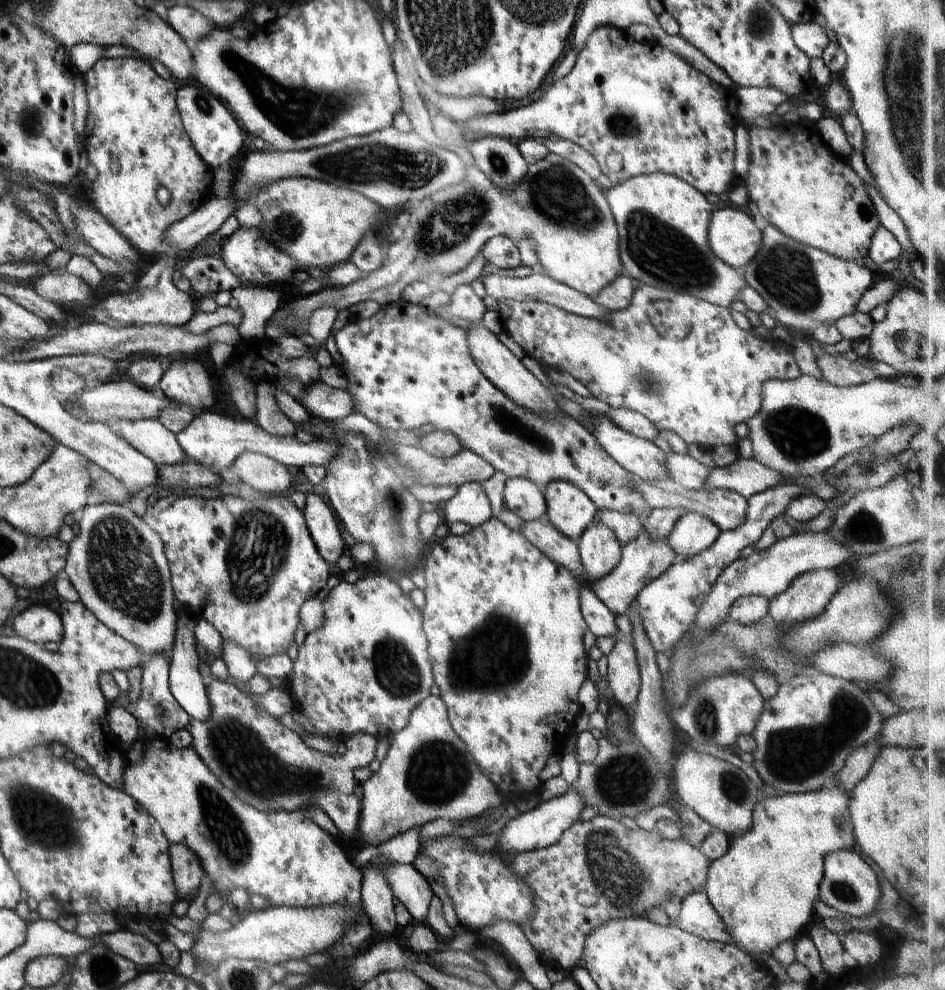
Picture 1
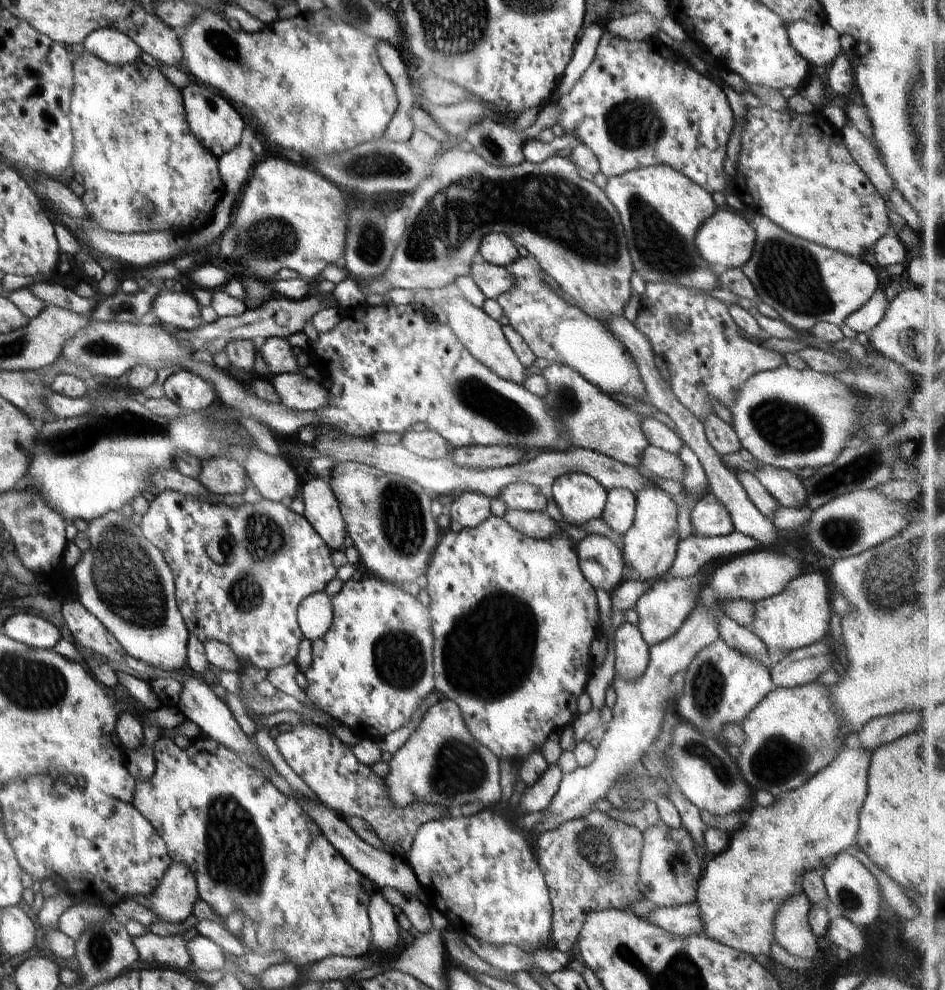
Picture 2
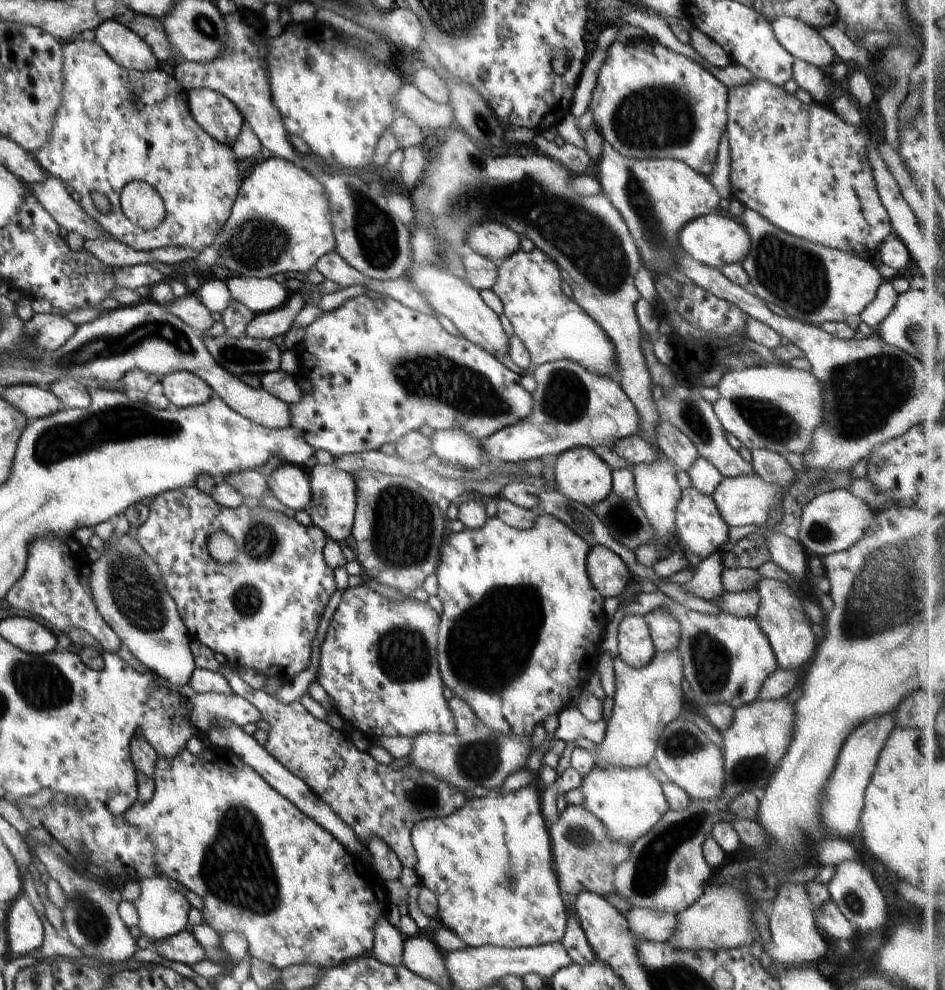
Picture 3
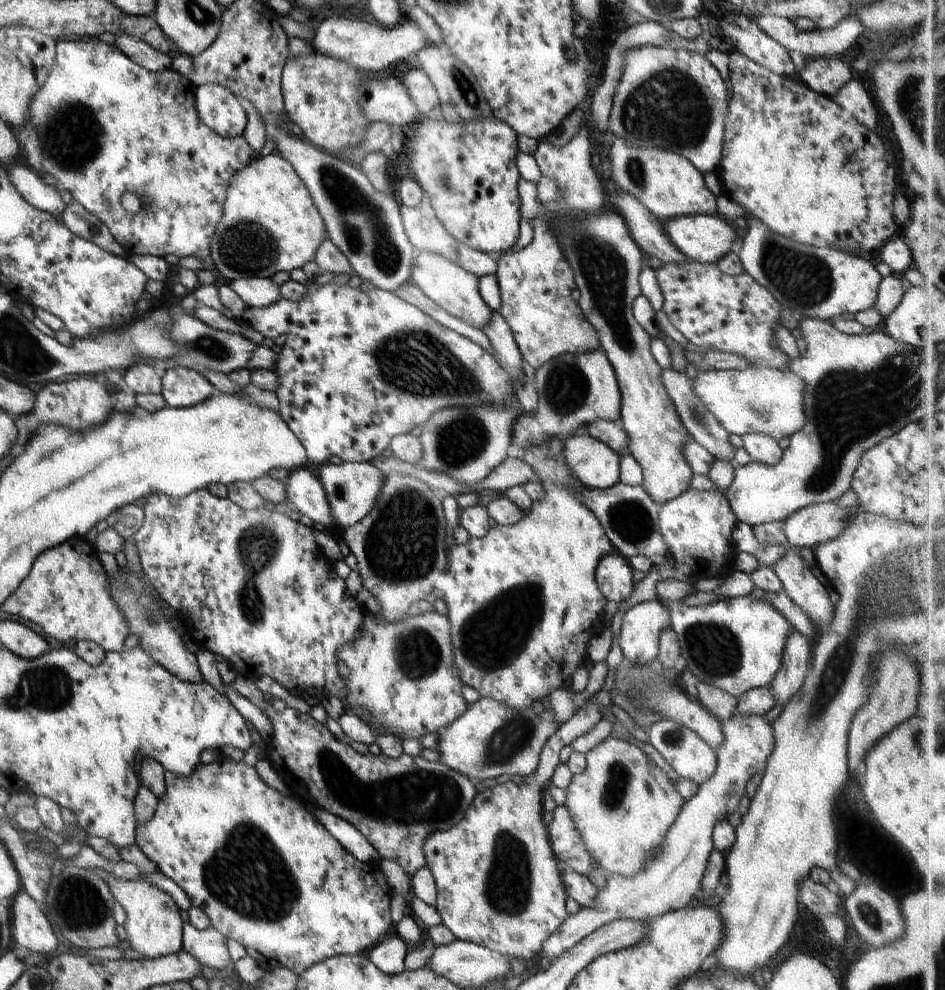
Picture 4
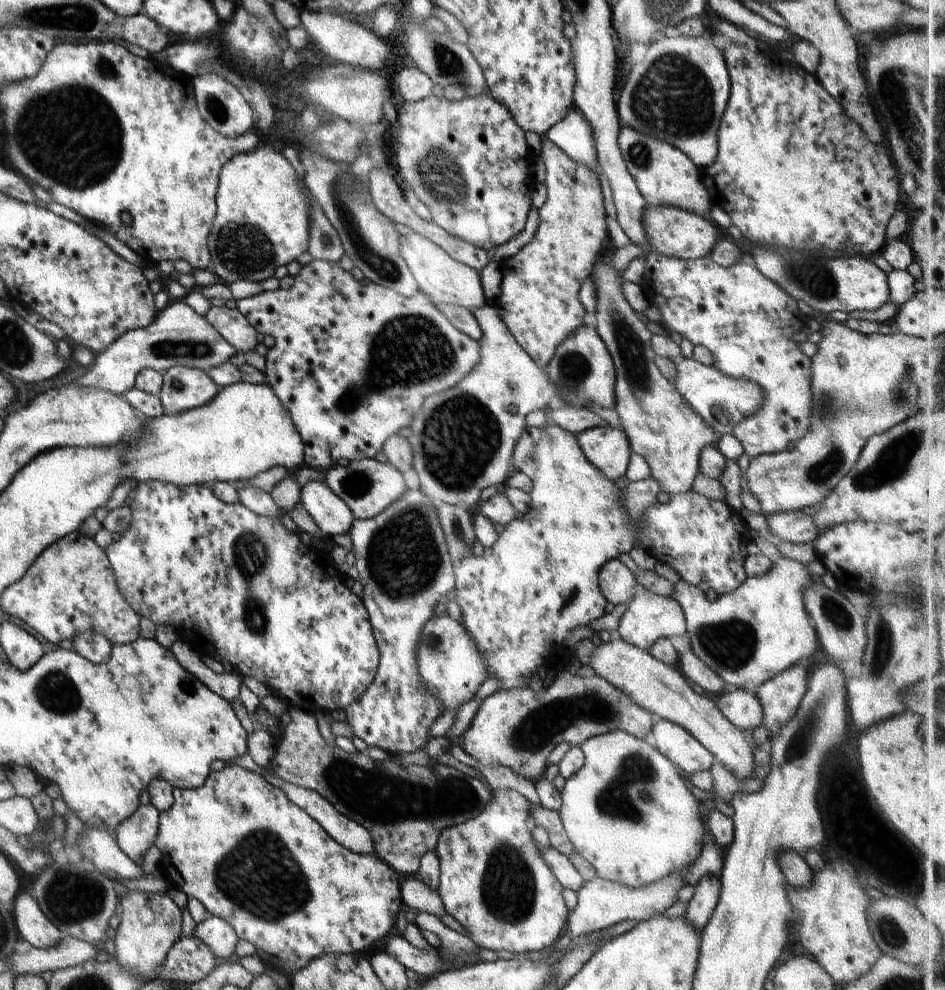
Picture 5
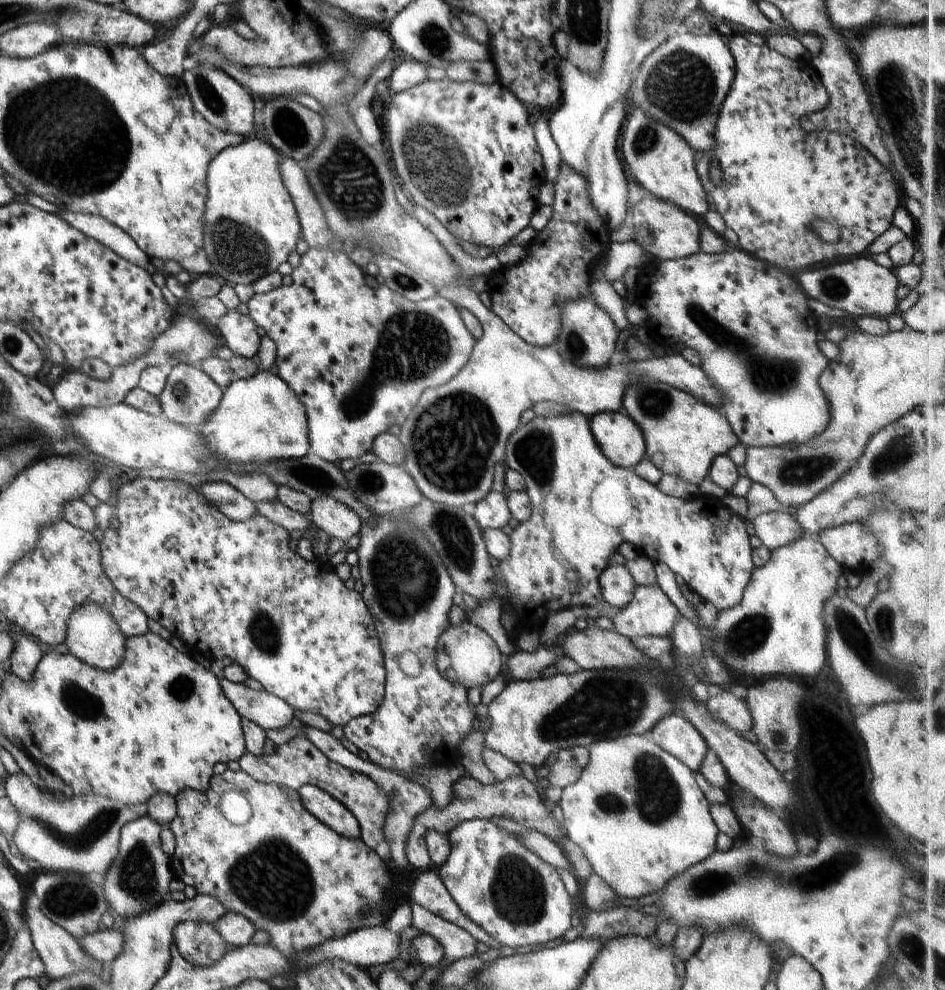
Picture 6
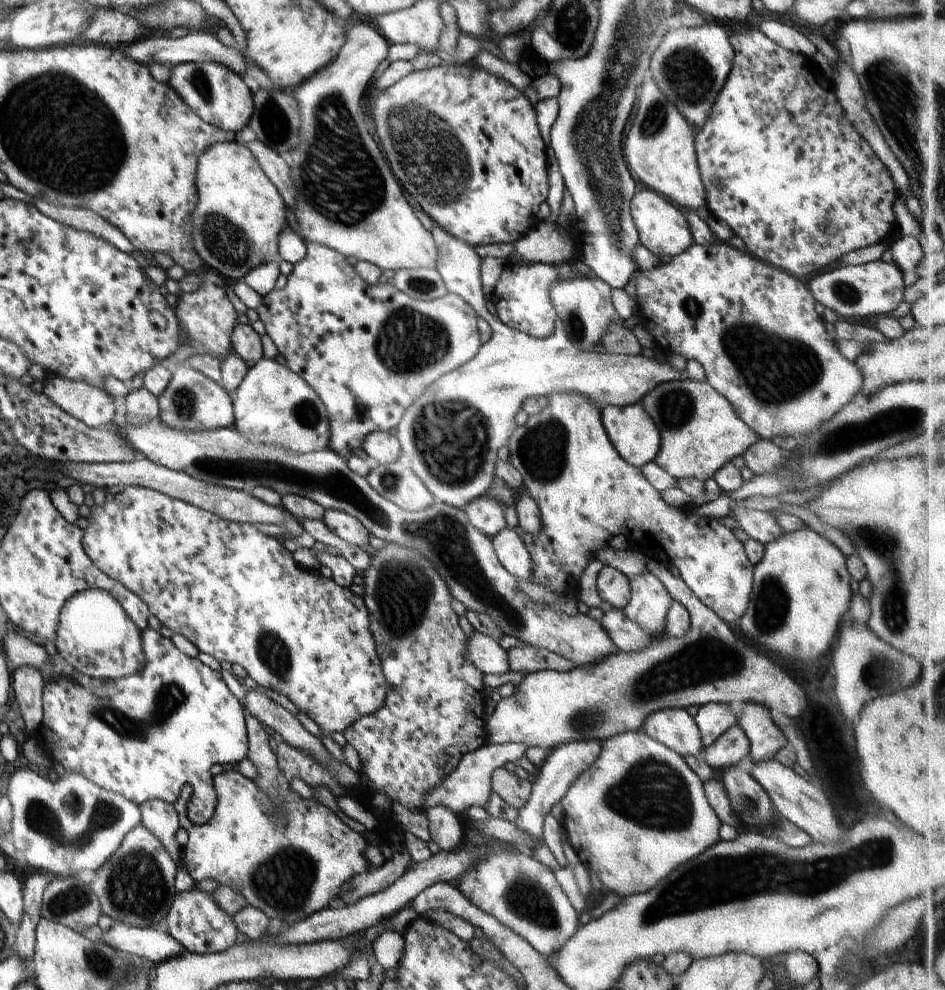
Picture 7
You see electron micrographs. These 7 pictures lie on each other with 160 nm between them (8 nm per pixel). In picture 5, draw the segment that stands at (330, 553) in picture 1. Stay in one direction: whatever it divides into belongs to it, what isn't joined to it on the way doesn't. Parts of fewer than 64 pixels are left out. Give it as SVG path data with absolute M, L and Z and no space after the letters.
M375 458L350 461L346 467L335 464L324 474L324 480L334 491L334 494L337 494L338 498L346 503L354 520L374 518L386 510L391 502L398 500L402 493L408 489L399 470L396 470L392 464L376 461Z

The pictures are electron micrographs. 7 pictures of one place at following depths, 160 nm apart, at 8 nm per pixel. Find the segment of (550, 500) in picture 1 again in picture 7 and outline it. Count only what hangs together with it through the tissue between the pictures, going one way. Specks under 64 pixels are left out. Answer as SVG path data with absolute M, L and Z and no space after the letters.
M641 402L629 406L606 406L602 411L602 424L604 430L610 438L610 442L614 444L614 450L626 460L631 466L640 469L642 466L656 460L659 454L660 430L656 426L656 422L648 416L648 412L644 410Z

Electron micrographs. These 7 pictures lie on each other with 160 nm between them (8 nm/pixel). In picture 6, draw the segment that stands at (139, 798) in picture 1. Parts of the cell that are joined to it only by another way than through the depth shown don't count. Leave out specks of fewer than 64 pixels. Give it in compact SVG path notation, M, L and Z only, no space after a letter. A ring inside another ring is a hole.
M242 769L239 771L225 770L221 775L211 775L210 788L206 792L194 789L185 789L178 791L174 798L177 802L177 813L165 828L165 833L170 831L175 836L175 853L173 854L173 864L175 868L174 878L181 878L186 887L192 887L198 895L210 895L218 899L220 904L231 913L241 914L246 917L255 930L264 930L269 936L269 944L277 948L282 955L290 961L296 963L305 953L310 953L320 945L324 945L326 941L332 938L345 937L347 934L353 933L355 930L366 927L384 926L389 914L394 908L394 901L397 897L397 887L392 880L387 862L380 858L362 839L347 839L333 830L330 830L325 824L313 817L303 806L297 790L288 788L287 786L275 785L274 783L266 784L254 780L249 774ZM228 791L236 791L242 793L244 798L251 806L251 817L246 824L235 825L228 822L219 806L221 796Z

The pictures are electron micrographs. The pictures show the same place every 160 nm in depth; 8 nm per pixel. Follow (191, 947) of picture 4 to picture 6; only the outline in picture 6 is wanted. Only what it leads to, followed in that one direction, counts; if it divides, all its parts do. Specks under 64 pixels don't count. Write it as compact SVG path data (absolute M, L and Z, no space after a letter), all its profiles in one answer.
M228 911L213 926L226 944L243 947L251 944L252 935L256 932L253 924L241 914Z

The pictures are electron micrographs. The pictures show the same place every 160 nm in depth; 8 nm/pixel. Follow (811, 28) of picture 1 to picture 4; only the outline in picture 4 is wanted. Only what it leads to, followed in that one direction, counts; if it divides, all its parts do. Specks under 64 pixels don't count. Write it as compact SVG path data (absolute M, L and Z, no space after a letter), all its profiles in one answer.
M852 12L831 29L815 29L813 31L801 31L794 24L793 19L776 15L761 15L755 21L767 35L770 35L787 51L790 53L800 53L800 55L810 59L843 56L843 52L846 52L853 44L856 44L856 38L864 32L865 28L865 26L859 22L857 14Z

